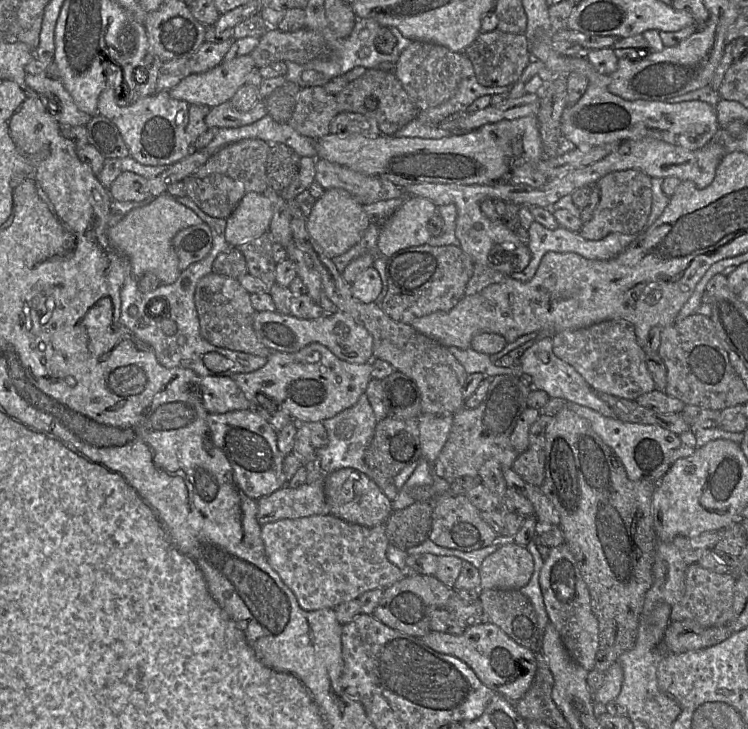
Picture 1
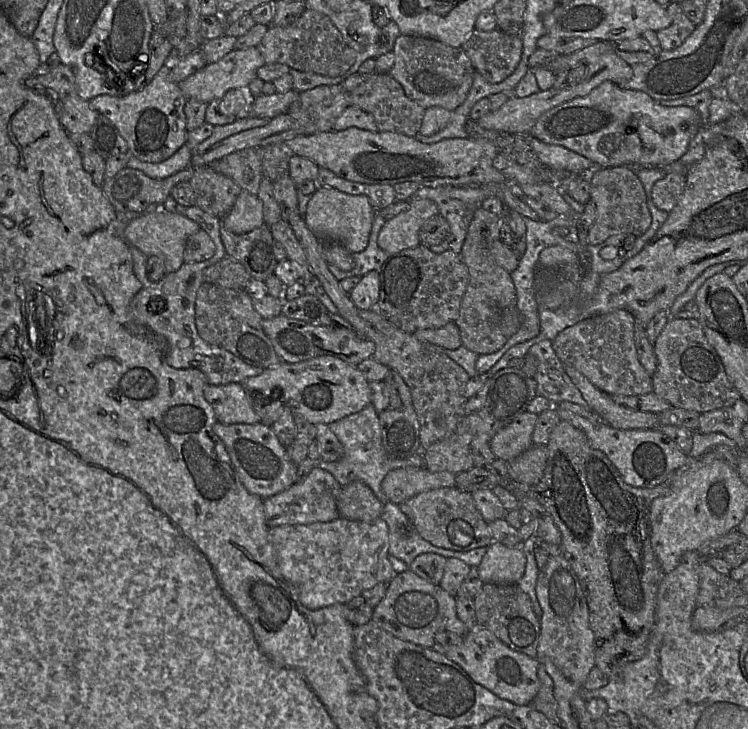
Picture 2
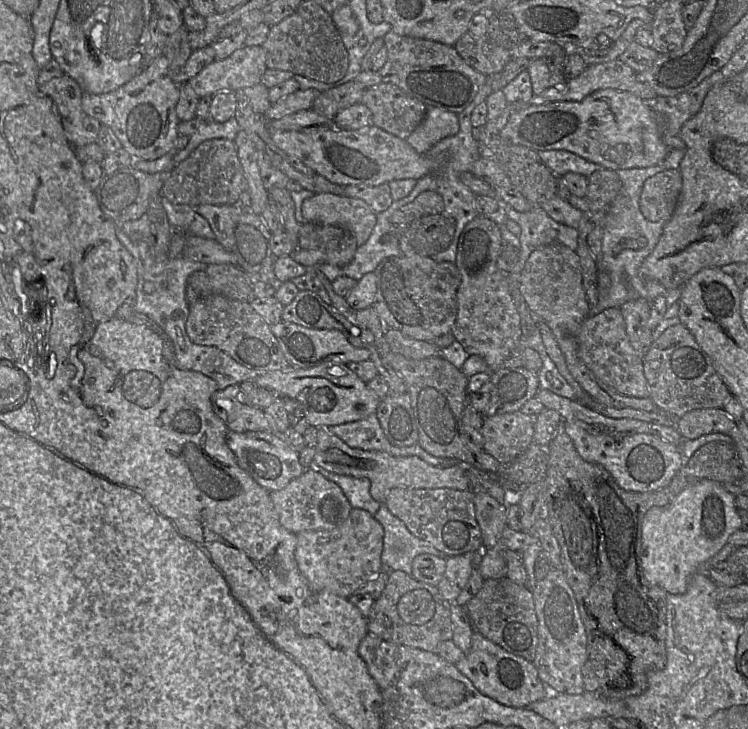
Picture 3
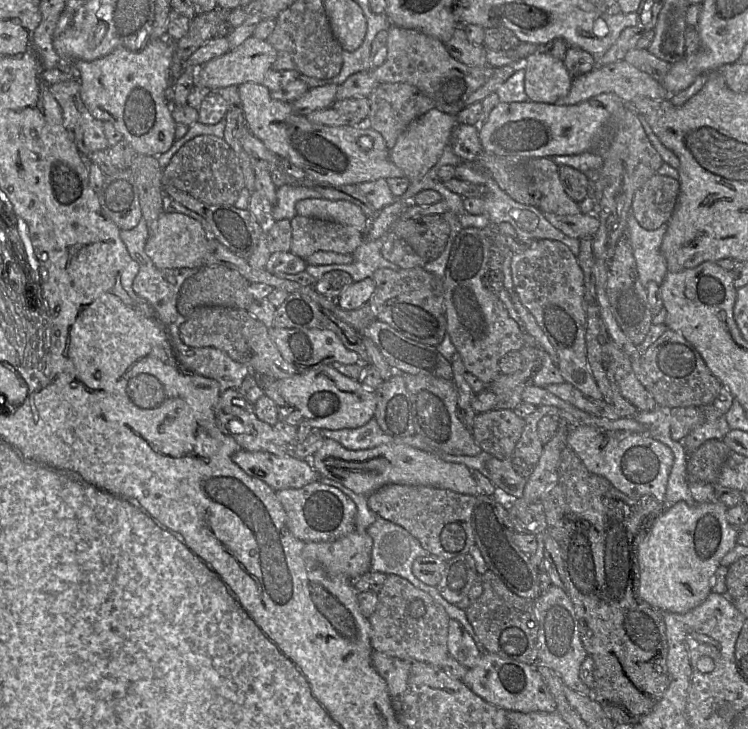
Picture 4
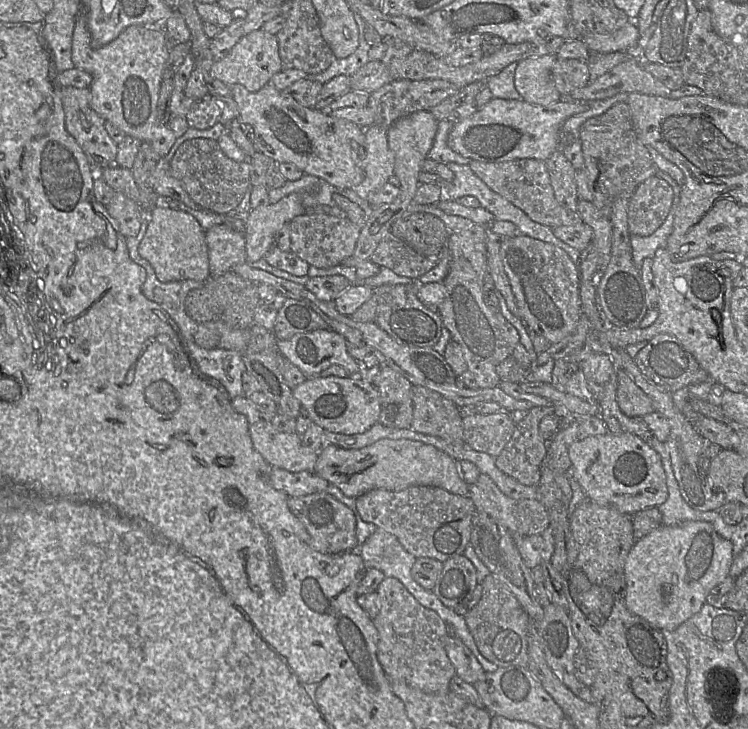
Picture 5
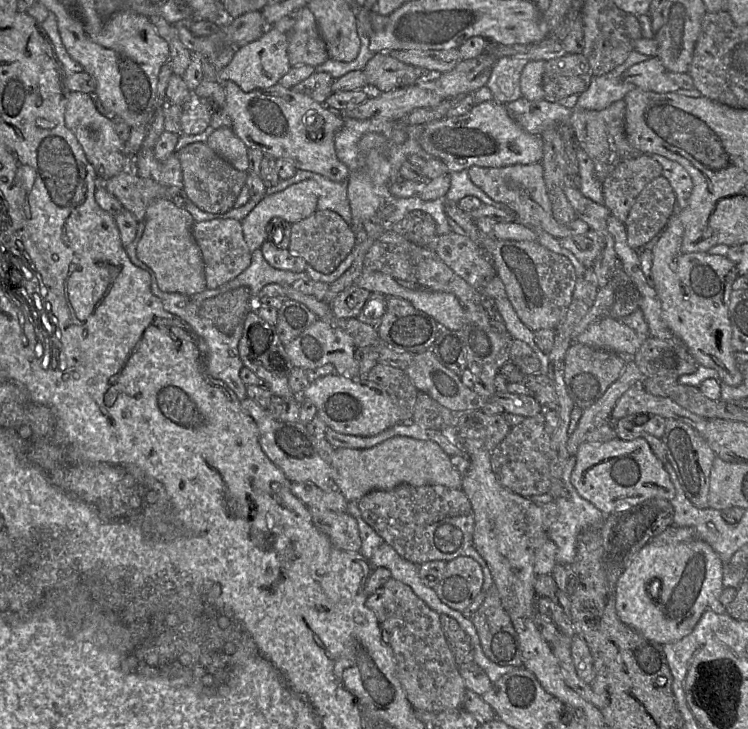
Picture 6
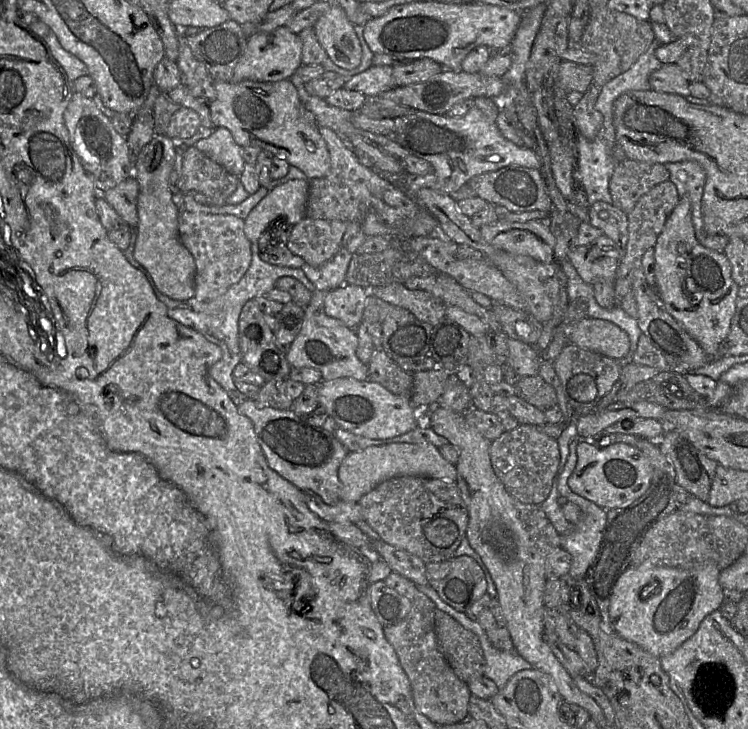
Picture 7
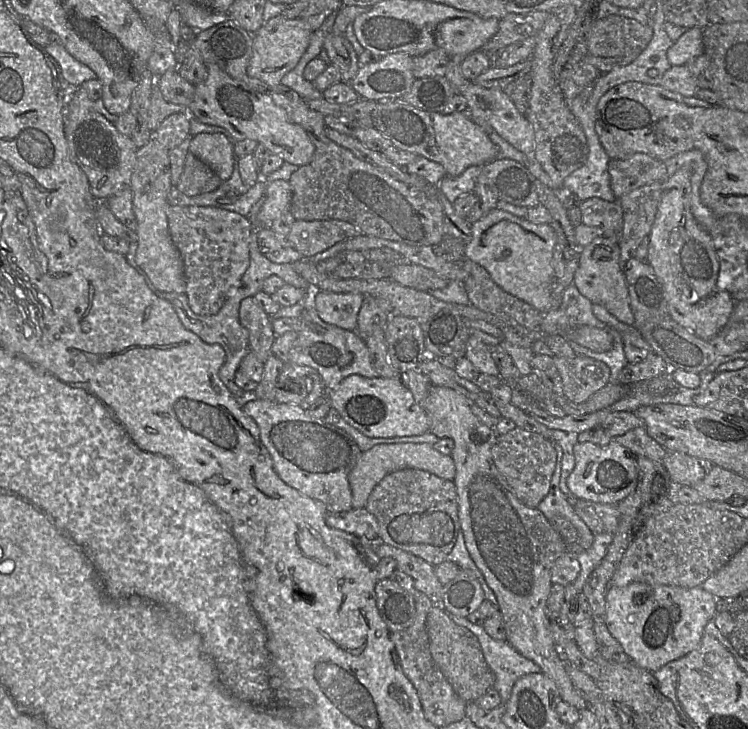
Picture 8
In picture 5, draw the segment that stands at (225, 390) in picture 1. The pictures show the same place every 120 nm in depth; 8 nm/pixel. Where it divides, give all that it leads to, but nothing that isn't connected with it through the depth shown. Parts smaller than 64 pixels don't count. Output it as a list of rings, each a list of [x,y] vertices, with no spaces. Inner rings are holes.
[[[245,396],[232,398],[231,403],[237,412],[247,417],[253,446],[272,467],[281,468],[293,473],[301,471],[315,473],[314,468],[319,452],[315,452],[303,446],[302,438],[299,434],[296,432],[285,433],[277,431],[272,426],[271,421],[261,417],[253,402]]]

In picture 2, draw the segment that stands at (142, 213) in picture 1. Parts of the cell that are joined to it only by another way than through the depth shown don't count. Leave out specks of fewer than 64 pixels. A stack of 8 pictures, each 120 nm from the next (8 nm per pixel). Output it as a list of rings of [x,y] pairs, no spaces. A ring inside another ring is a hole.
[[[148,207],[141,213],[144,215],[126,225],[123,233],[124,238],[147,257],[157,256],[161,258],[165,263],[167,274],[179,270],[184,264],[187,239],[196,233],[200,226],[186,216],[168,212],[161,207]]]

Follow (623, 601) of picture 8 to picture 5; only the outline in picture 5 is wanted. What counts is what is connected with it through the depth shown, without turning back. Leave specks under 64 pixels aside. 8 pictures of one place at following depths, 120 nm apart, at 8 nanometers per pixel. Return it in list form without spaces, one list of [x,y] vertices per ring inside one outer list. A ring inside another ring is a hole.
[[[687,521],[673,526],[661,525],[635,541],[626,558],[625,606],[631,613],[661,631],[674,630],[700,611],[711,589],[729,575],[732,559],[732,543],[721,537],[708,522]]]

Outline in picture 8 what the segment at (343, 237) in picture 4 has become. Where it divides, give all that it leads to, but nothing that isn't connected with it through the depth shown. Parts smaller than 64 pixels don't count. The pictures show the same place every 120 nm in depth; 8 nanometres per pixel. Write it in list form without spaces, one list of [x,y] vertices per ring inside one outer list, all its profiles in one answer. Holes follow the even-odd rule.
[[[296,220],[287,239],[304,257],[311,257],[358,235],[359,229],[343,220]]]

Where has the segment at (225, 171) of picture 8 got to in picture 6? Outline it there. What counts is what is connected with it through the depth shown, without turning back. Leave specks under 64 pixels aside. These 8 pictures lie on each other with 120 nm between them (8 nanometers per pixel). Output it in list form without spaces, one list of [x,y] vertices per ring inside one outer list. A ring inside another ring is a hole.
[[[219,128],[207,139],[207,145],[235,169],[247,172],[248,147],[230,128]]]

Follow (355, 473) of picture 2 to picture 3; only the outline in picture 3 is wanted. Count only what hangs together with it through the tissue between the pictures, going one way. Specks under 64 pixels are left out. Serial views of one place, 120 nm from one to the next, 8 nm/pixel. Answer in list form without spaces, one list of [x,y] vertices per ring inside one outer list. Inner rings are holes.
[[[376,413],[354,422],[326,427],[327,431],[345,442],[351,448],[367,451],[382,451],[393,456],[417,456],[434,466],[451,466],[458,463],[456,459],[435,457],[418,444],[398,447],[386,438]],[[321,468],[316,469],[342,489],[353,509],[365,510],[373,516],[381,507],[381,503],[375,501],[370,494],[371,482],[368,478],[355,478],[338,475]]]

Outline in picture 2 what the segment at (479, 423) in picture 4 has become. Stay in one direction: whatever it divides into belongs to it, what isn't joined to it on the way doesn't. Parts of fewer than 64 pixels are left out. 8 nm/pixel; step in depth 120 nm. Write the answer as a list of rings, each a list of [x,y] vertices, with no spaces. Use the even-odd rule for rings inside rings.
[[[525,411],[500,429],[489,445],[496,458],[510,462],[529,449],[538,415]]]

